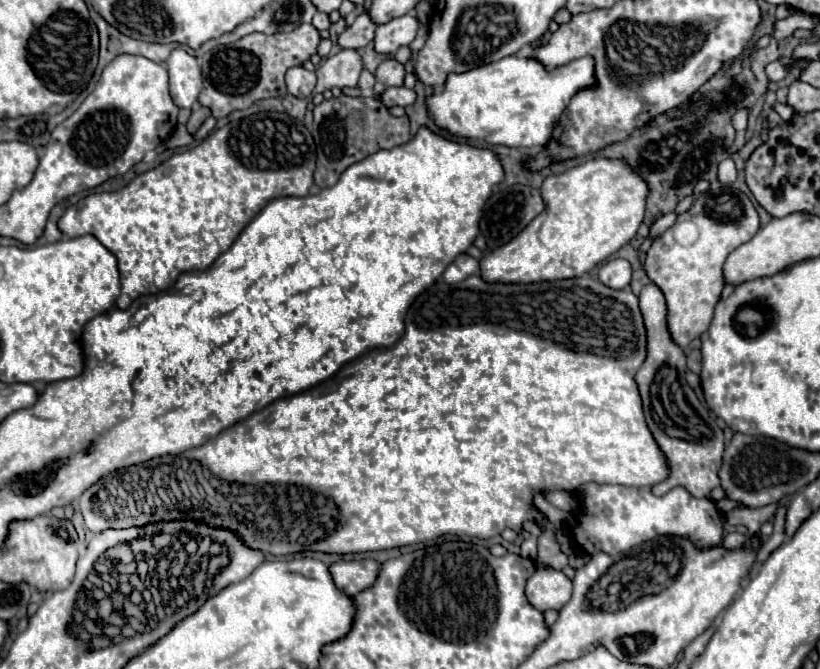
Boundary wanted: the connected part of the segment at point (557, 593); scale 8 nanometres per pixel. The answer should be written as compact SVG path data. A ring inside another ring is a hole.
M537 570L525 586L531 606L537 610L559 610L571 596L571 580L559 570Z

